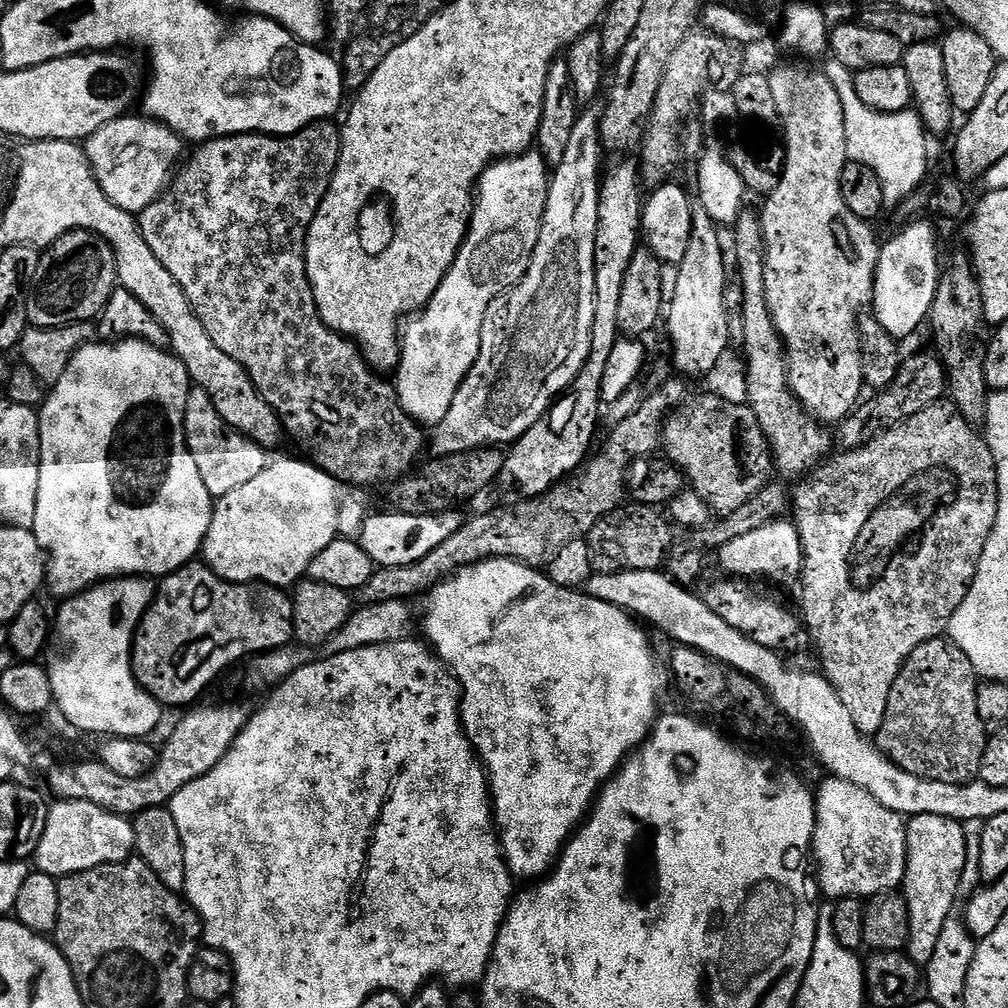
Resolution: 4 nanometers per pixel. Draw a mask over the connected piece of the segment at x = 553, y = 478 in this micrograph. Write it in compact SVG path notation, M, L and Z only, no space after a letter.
M603 326L593 329L592 352L575 382L553 403L546 418L535 423L505 455L499 478L501 486L522 488L522 494L528 498L540 496L573 475L585 463L600 416L600 392L604 388L605 370L615 341Z

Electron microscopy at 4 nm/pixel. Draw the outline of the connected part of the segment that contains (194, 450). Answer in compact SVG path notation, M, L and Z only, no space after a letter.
M193 387L188 394L184 437L190 454L198 465L198 474L202 474L202 482L214 498L230 494L230 490L238 490L238 486L246 486L246 482L258 478L258 474L262 474L262 470L270 463L269 453L235 428L229 428L212 405L212 399L208 397L206 390L198 387Z

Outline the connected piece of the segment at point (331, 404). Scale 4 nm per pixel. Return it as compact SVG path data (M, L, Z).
M317 122L309 124L292 136L266 136L263 132L243 132L237 136L219 136L216 140L201 143L197 147L200 149L197 150L196 156L189 160L188 165L184 164L175 173L174 179L157 200L139 214L138 223L142 238L146 238L158 262L162 262L162 266L170 270L178 286L182 286L186 298L192 303L196 317L200 319L202 326L206 326L206 334L210 334L214 346L218 346L222 354L230 354L234 362L238 362L248 371L253 386L260 391L262 399L276 411L287 435L289 432L294 439L301 440L312 451L311 459L316 467L329 472L340 484L363 486L362 484L386 483L387 485L389 482L399 480L401 476L407 476L417 467L416 459L419 458L420 451L426 448L425 429L409 416L407 410L400 404L395 387L389 381L387 384L384 381L387 379L364 359L359 347L349 337L340 335L330 326L326 326L326 322L322 322L312 293L312 283L308 277L306 262L308 231L318 214L324 195L328 193L332 175L335 174L338 166L340 134L341 129L337 125L335 128L332 122Z

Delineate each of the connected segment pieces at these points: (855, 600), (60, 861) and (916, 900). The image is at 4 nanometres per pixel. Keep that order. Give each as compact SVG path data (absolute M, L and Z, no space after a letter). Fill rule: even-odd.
M943 398L937 401L935 404L926 406L920 413L914 414L904 423L898 425L896 428L890 429L888 432L882 432L877 435L874 440L869 444L865 445L864 448L854 449L852 451L841 451L839 454L841 456L836 456L833 460L828 460L816 473L813 474L809 480L804 480L800 485L797 486L796 492L794 488L794 495L791 497L790 504L795 510L796 507L796 517L794 517L794 523L796 528L800 531L800 541L804 546L804 570L802 573L802 581L804 580L804 612L802 611L802 620L808 628L812 631L812 636L816 639L816 644L820 647L820 656L824 659L824 668L822 667L823 675L828 677L828 681L836 687L836 692L842 698L842 702L845 706L850 709L852 716L856 719L856 724L859 726L860 731L865 734L872 734L879 729L880 723L884 721L884 715L888 709L888 703L890 702L890 690L894 686L894 682L898 678L900 673L900 668L905 662L910 658L910 654L914 654L914 650L918 650L918 646L922 646L926 642L935 640L937 638L943 637L948 630L948 623L950 618L954 614L954 610L958 610L958 606L962 606L962 602L966 598L966 594L970 590L972 585L972 579L974 574L978 570L978 562L982 558L982 550L986 546L986 538L990 538L990 534L994 530L994 522L996 521L996 498L994 495L994 485L996 483L996 463L992 457L992 452L988 449L988 441L983 435L980 436L974 425L971 424L969 420L960 413L958 406L952 403L951 399ZM866 619L872 624L876 624L877 632L876 636L840 636L840 632L836 628L832 628L828 632L828 636L824 636L824 632L820 629L819 620L837 620L840 623L840 628L844 632L852 632L856 628L856 624L860 624Z
M56 800L53 805L48 808L34 857L35 867L47 876L73 876L103 864L117 864L136 852L136 839L129 817L107 812L102 810L102 806L94 806L90 802Z
M918 814L907 821L908 826L908 861L902 885L902 895L908 904L910 914L910 934L906 955L919 966L927 965L937 949L939 934L953 915L952 907L958 903L959 879L962 878L963 867L966 866L967 838L965 825L958 820L942 818L938 814Z

